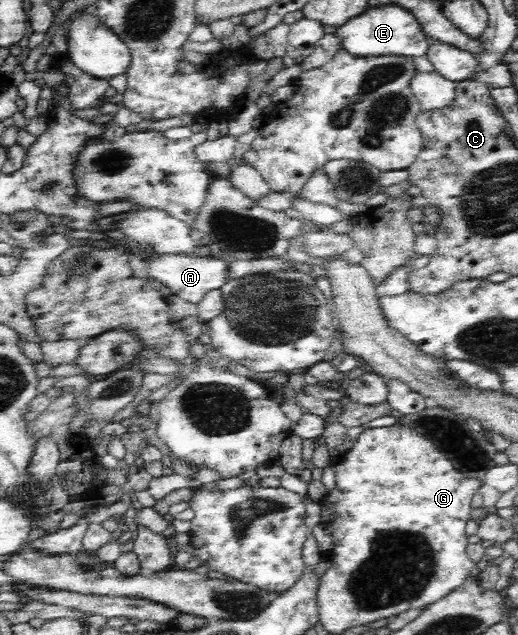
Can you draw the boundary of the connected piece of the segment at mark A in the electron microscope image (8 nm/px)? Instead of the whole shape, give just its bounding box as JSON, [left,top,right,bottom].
[144,254,230,305]

